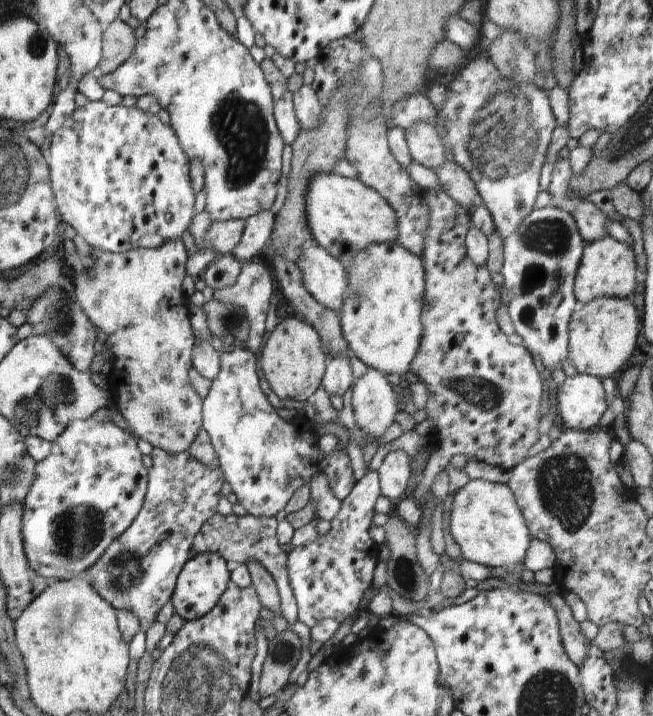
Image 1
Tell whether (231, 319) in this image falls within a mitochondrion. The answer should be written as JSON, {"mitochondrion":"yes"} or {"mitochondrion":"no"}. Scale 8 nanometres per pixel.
{"mitochondrion":"yes"}

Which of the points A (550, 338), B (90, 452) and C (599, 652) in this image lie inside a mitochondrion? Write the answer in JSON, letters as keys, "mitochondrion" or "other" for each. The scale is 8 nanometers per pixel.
{"A":"mitochondrion","B":"other","C":"other"}

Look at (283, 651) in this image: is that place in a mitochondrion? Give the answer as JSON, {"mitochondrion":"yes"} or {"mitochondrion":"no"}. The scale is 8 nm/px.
{"mitochondrion":"yes"}

